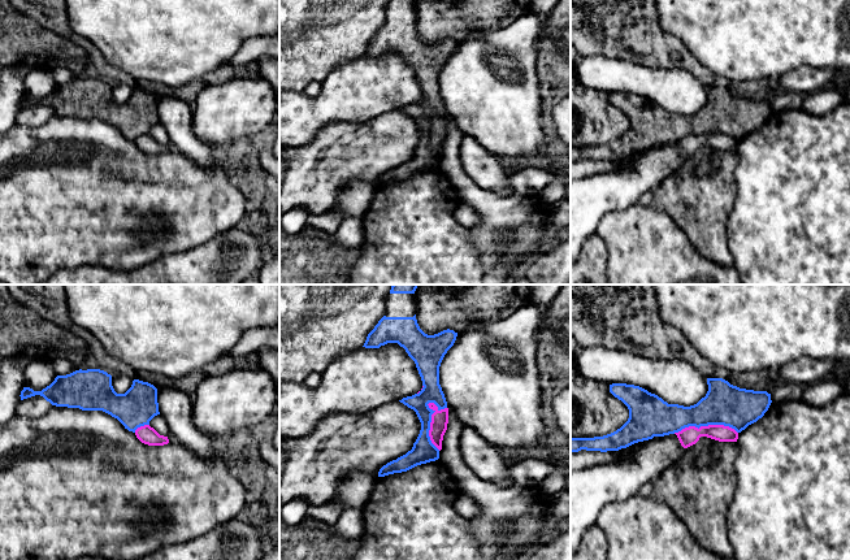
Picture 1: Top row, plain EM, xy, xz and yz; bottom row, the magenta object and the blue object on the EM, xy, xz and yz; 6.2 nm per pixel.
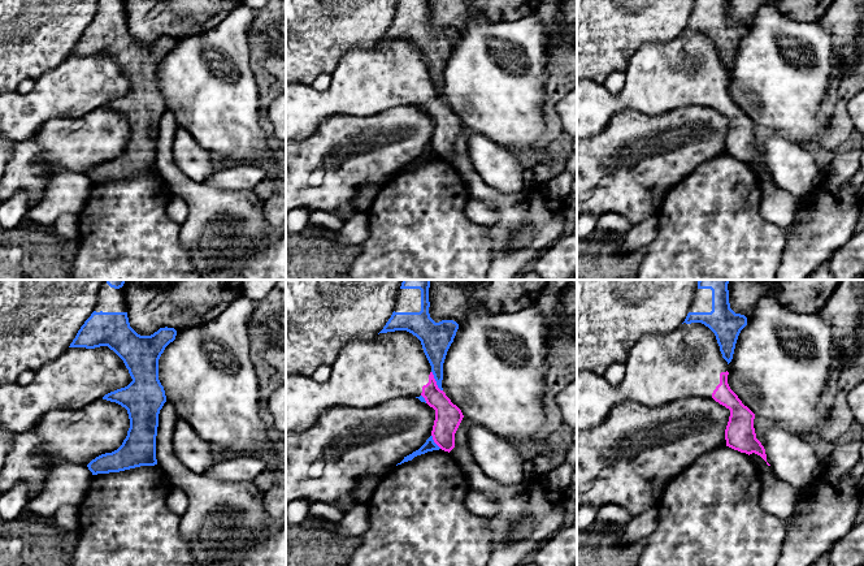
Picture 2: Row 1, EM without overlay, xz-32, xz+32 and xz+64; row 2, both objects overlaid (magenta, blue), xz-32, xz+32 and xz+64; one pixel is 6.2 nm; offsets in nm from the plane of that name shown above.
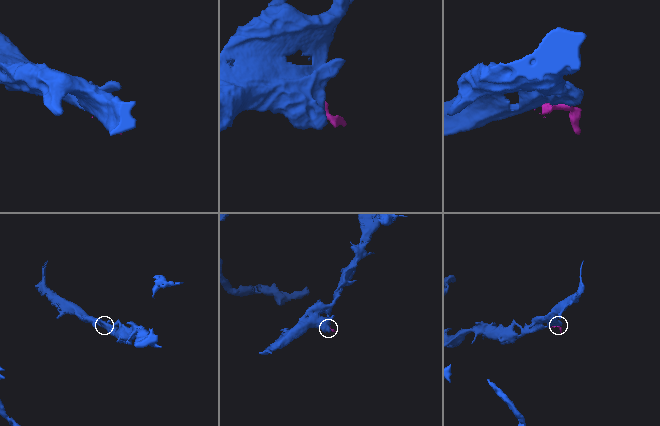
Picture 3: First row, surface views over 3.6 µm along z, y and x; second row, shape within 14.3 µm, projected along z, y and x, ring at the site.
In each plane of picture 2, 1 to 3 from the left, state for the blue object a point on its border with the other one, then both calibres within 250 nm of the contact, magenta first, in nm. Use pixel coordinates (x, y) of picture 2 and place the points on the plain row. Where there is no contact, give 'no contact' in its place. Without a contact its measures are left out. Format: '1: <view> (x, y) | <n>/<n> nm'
1: no contact
2: xz+32 (435, 90) | 160/180 nm
3: no contact

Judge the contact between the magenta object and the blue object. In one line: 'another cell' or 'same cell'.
another cell

